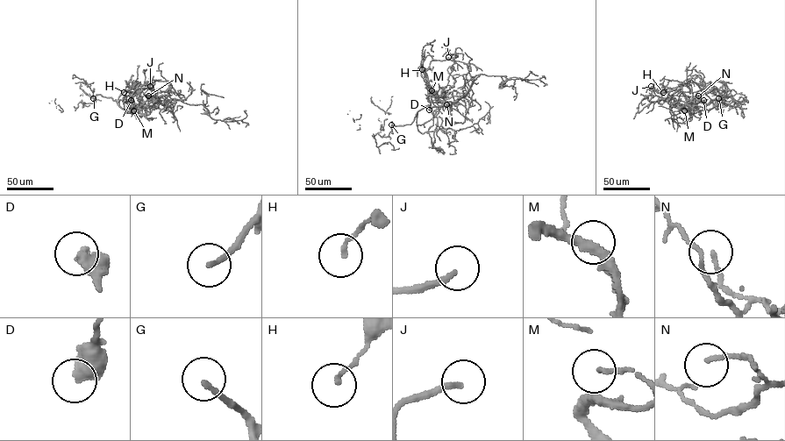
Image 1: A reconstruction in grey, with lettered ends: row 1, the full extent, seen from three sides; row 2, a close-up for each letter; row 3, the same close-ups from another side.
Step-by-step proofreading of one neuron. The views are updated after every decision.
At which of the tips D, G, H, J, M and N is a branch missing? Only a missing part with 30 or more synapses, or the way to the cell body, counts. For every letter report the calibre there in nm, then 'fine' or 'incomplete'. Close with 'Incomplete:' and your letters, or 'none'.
D: 550 nm | incomplete
G: 160 nm | incomplete
H: 150 nm | fine
J: 200 nm | incomplete
M: 130 nm | fine
N: 130 nm | fine
Incomplete: D, G, J

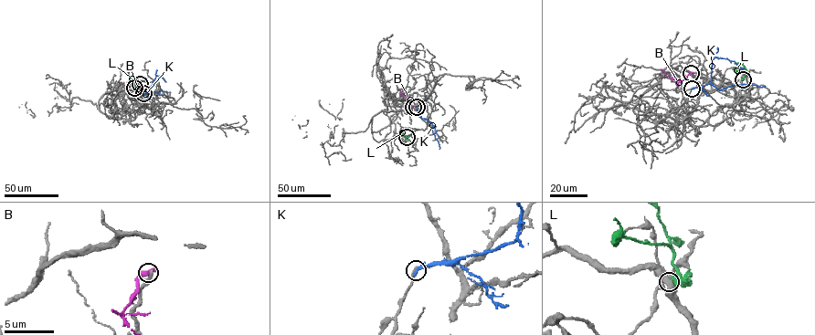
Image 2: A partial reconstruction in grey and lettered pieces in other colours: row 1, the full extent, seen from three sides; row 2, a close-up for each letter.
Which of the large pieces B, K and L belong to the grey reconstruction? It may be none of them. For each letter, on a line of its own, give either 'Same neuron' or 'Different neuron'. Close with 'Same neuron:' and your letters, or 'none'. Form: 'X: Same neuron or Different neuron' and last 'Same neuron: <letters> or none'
B: Different neuron
K: Different neuron
L: Different neuron
Same neuron: none

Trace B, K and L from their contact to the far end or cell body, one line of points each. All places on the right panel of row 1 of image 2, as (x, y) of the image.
B: (691, 73), (679, 80), (660, 68)
K: (692, 88), (710, 83), (718, 89), (737, 84), (764, 86)
L: (743, 79), (746, 68), (739, 63), (735, 64)

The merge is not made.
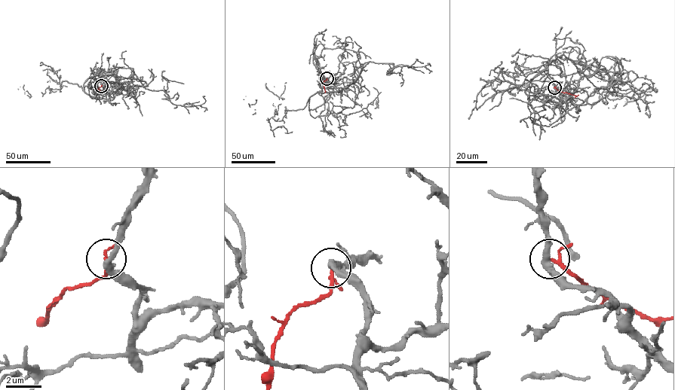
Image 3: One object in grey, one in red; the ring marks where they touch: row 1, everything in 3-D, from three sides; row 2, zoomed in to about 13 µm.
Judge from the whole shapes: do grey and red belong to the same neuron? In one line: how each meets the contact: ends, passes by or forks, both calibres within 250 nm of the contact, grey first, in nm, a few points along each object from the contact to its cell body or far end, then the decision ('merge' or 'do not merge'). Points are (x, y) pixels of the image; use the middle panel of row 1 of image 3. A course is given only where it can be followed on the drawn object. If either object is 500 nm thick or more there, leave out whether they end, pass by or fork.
grey passes by; red passes by; calibres 340 and 160 nm; course grey (326, 78), (309, 99), (314, 117), (354, 106), (356, 94), (339, 78); course red (326, 78), (323, 83), (325, 92); do not merge

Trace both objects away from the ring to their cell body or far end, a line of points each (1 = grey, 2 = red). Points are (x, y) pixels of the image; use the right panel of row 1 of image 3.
1: (554, 87), (576, 109), (622, 74), (617, 61), (606, 95), (592, 104), (587, 92), (569, 81), (554, 97)
2: (554, 87), (563, 92), (578, 95)

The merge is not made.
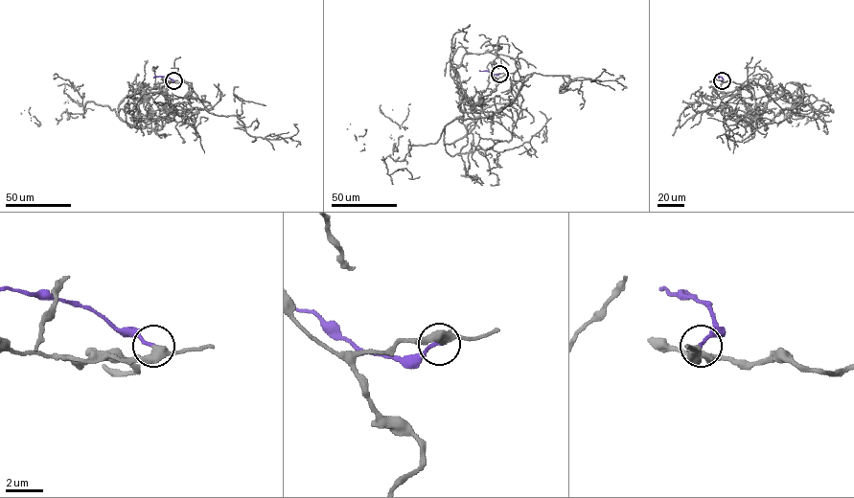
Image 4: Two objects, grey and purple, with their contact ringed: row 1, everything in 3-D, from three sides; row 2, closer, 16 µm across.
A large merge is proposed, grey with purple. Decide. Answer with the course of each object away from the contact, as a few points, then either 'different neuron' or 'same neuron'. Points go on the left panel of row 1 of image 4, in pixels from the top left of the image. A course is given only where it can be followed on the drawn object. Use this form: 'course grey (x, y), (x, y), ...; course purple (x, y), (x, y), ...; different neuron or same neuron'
course grey (173, 80), (147, 99), (146, 89), (125, 98), (119, 116), (134, 126), (128, 110), (147, 93), (210, 102); course purple (173, 80), (163, 76), (153, 78); same neuron

